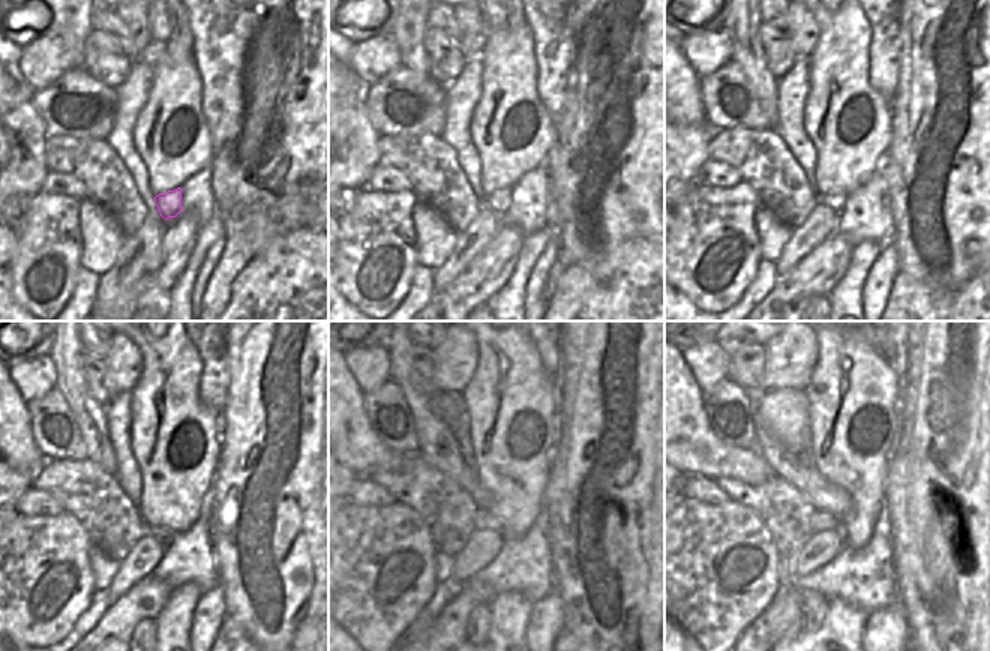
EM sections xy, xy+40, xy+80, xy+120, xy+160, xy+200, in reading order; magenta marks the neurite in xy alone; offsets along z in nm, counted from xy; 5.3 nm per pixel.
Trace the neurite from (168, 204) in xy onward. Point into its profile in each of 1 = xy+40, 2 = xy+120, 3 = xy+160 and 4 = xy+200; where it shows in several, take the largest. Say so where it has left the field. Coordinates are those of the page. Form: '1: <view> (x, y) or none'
1: xy+40 (498, 201)
2: xy+120 (161, 534)
3: xy+160 (483, 519)
4: xy+200 (819, 521)

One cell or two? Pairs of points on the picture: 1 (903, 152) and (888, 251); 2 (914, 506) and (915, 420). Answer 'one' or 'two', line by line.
1: two
2: one

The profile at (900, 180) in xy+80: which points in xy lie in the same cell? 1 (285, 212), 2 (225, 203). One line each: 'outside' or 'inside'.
1: inside
2: outside

